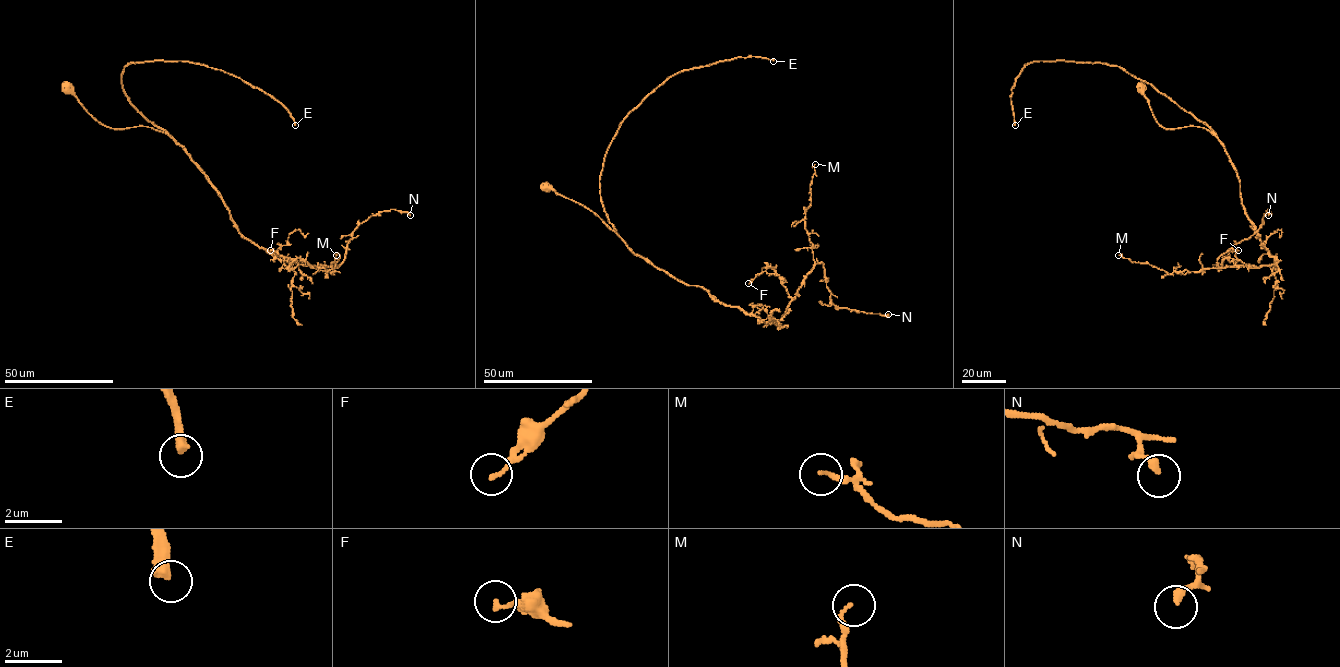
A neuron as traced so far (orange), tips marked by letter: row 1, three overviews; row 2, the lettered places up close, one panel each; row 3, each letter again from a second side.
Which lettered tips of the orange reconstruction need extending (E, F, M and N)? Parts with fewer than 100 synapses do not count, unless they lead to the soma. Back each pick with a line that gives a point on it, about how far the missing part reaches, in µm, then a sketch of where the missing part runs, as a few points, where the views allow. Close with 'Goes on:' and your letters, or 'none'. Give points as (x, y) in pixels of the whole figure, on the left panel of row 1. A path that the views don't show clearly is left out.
E: (295, 125) | 160 µm | (295, 125), (293, 164), (300, 211), (321, 261), (322, 279), (345, 303), (344, 297)
Goes on: E

